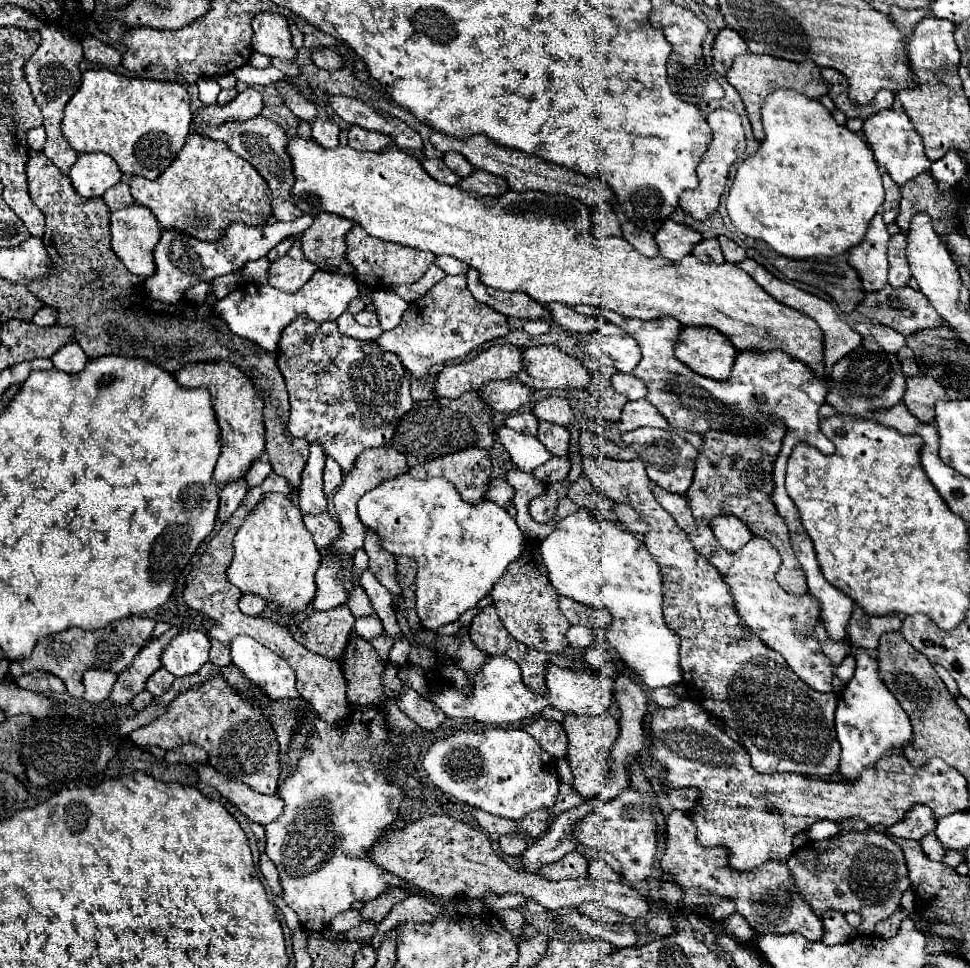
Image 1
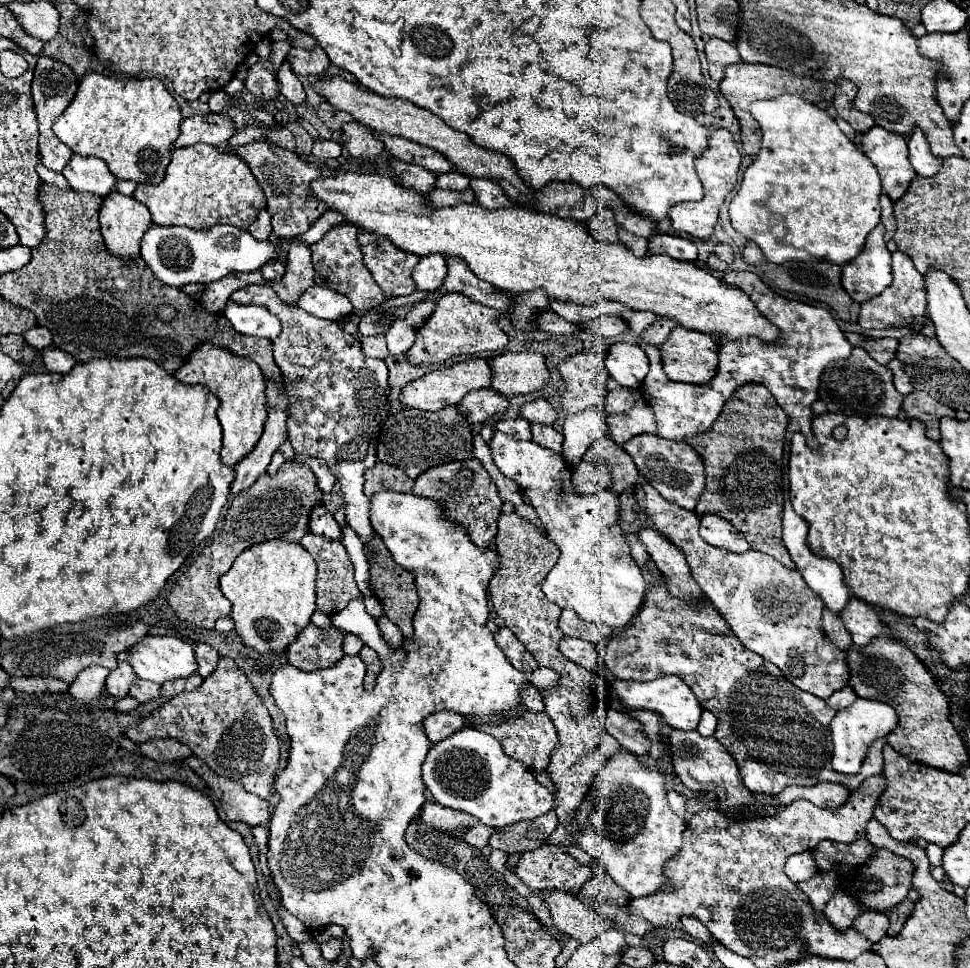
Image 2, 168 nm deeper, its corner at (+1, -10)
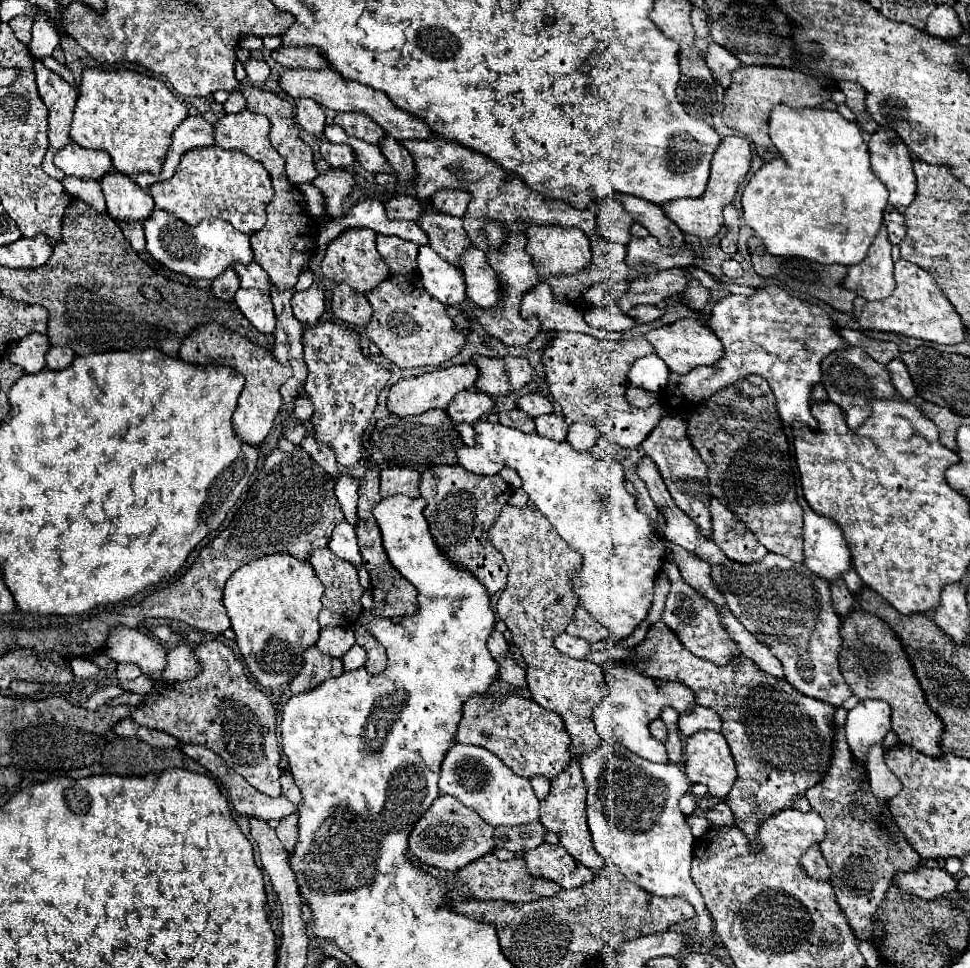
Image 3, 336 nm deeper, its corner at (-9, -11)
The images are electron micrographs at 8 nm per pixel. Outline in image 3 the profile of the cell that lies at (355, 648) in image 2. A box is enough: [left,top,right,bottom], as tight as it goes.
[342,645,366,671]

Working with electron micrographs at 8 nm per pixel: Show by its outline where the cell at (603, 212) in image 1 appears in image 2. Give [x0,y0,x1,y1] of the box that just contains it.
[588,208,618,242]

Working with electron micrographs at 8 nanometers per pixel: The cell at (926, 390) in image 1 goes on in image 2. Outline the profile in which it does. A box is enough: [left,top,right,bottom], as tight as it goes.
[902,392,954,440]

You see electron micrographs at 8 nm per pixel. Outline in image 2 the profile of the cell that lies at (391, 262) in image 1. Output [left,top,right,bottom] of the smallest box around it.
[358,234,420,298]

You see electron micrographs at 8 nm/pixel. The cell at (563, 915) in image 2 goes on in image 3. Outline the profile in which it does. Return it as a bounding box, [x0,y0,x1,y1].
[456,853,562,903]

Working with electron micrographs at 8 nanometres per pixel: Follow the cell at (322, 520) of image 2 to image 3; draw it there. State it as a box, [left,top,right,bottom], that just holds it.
[328,521,362,569]

